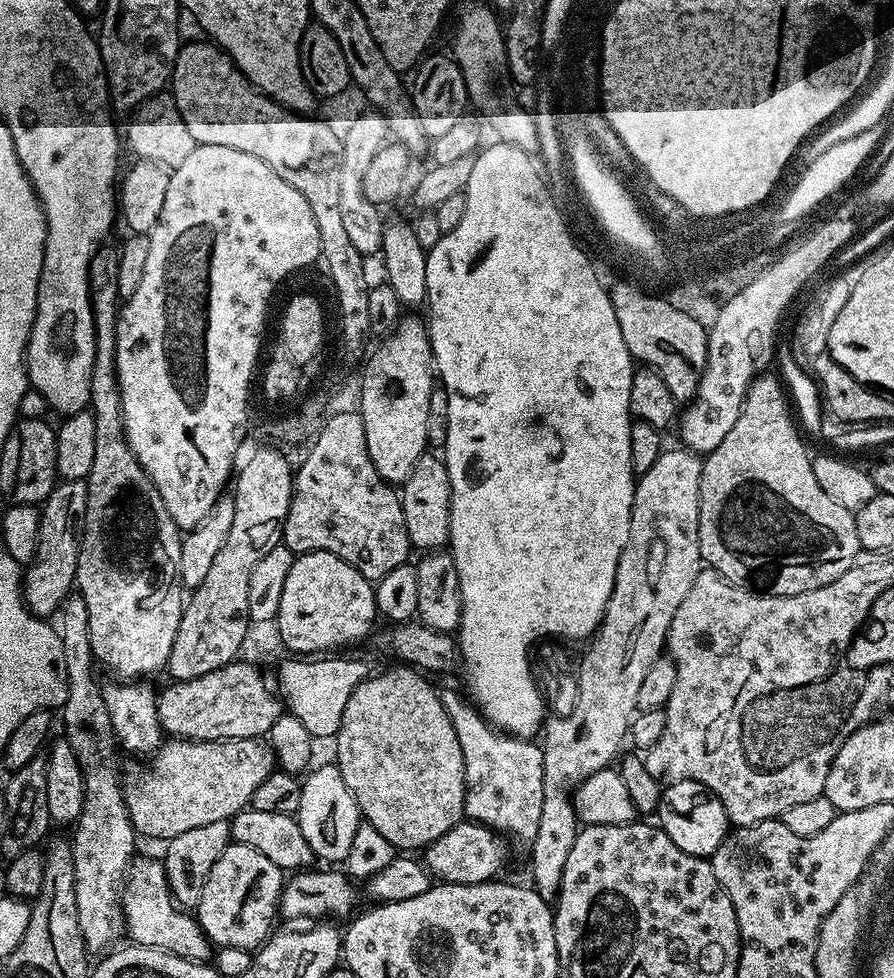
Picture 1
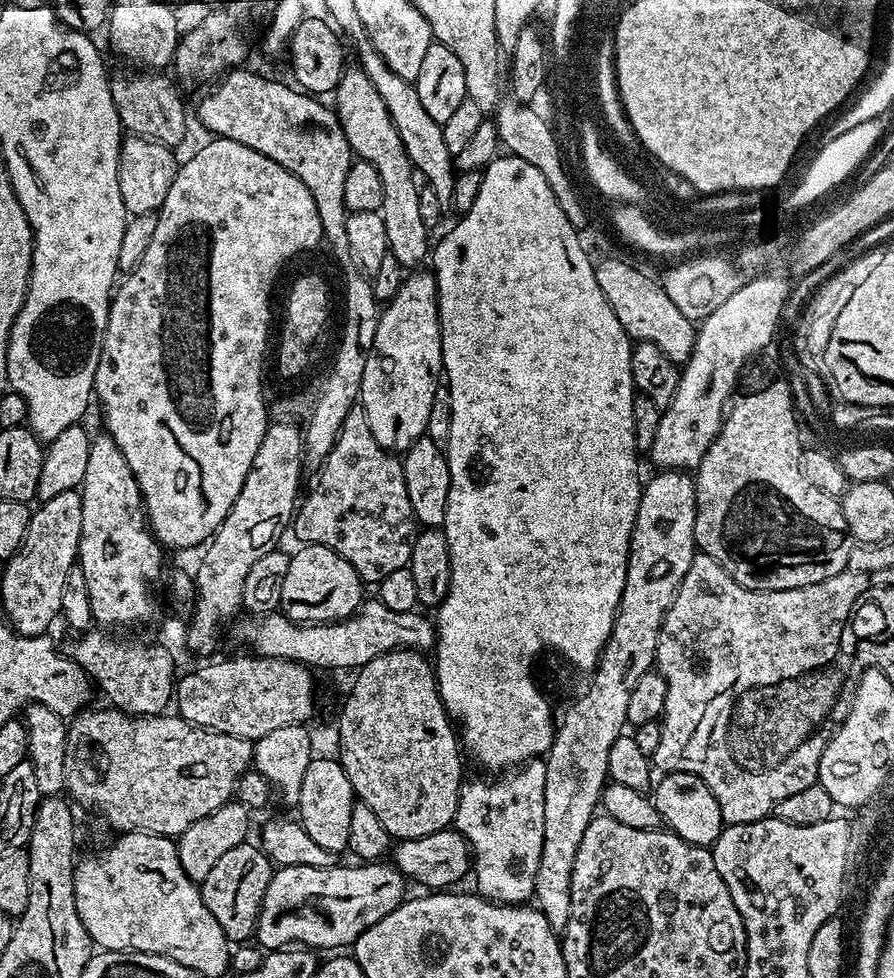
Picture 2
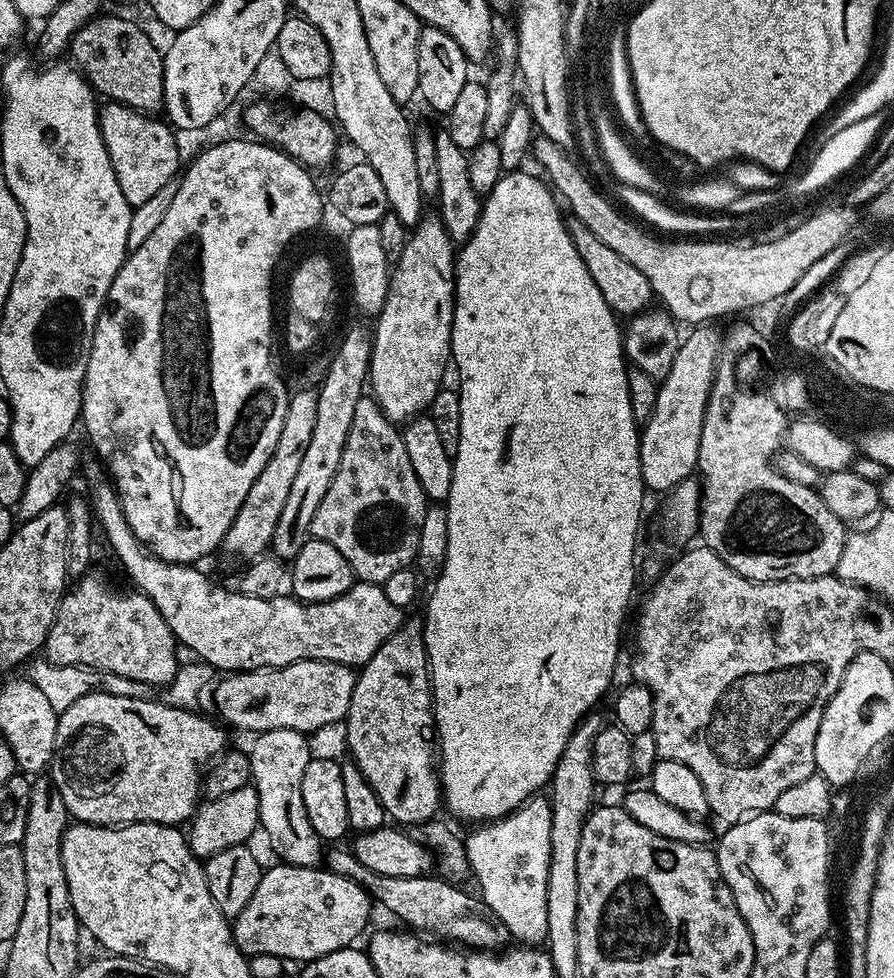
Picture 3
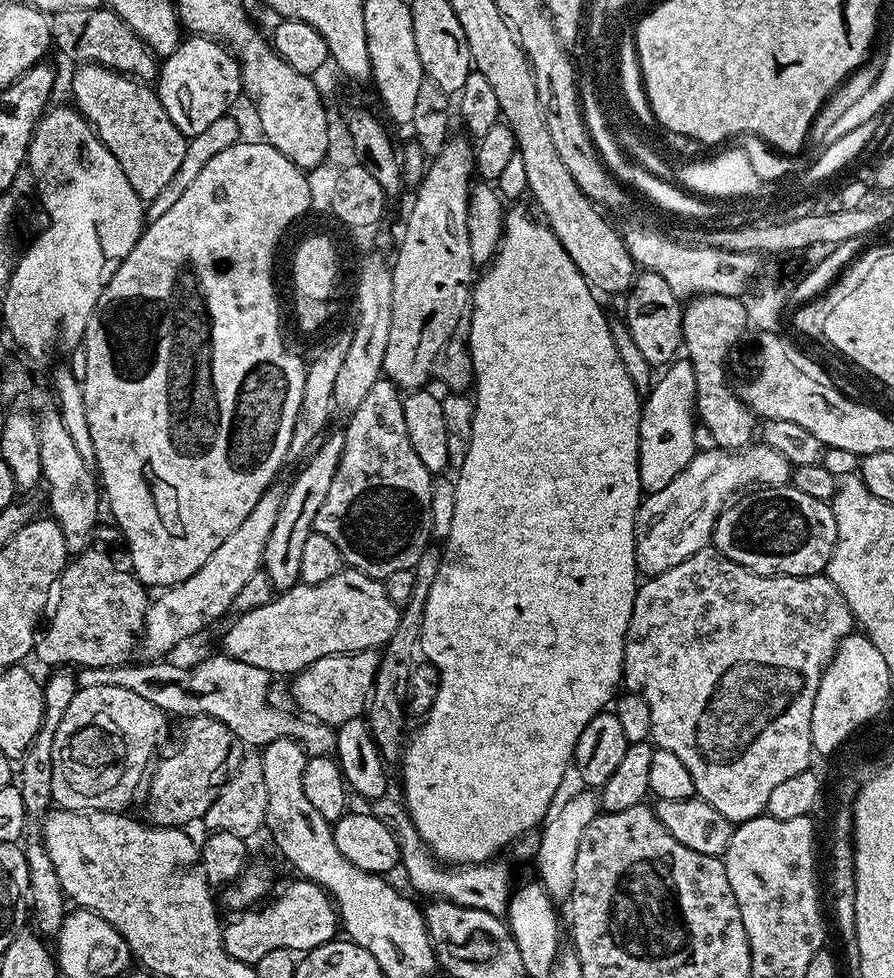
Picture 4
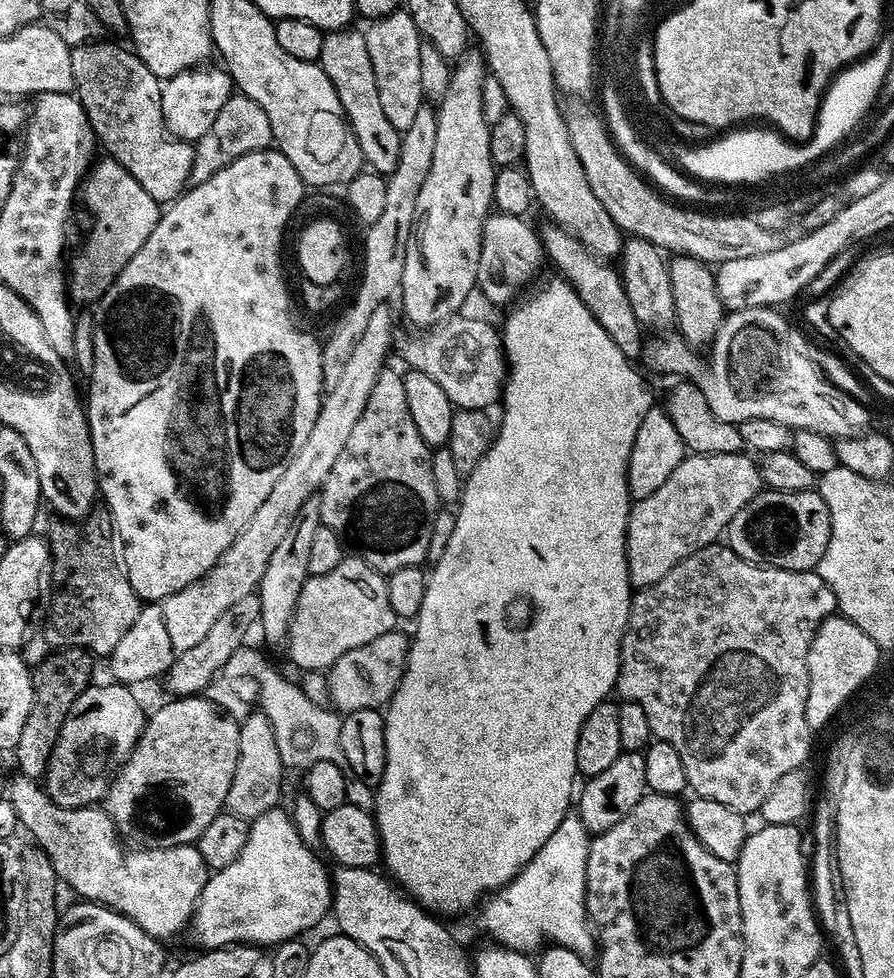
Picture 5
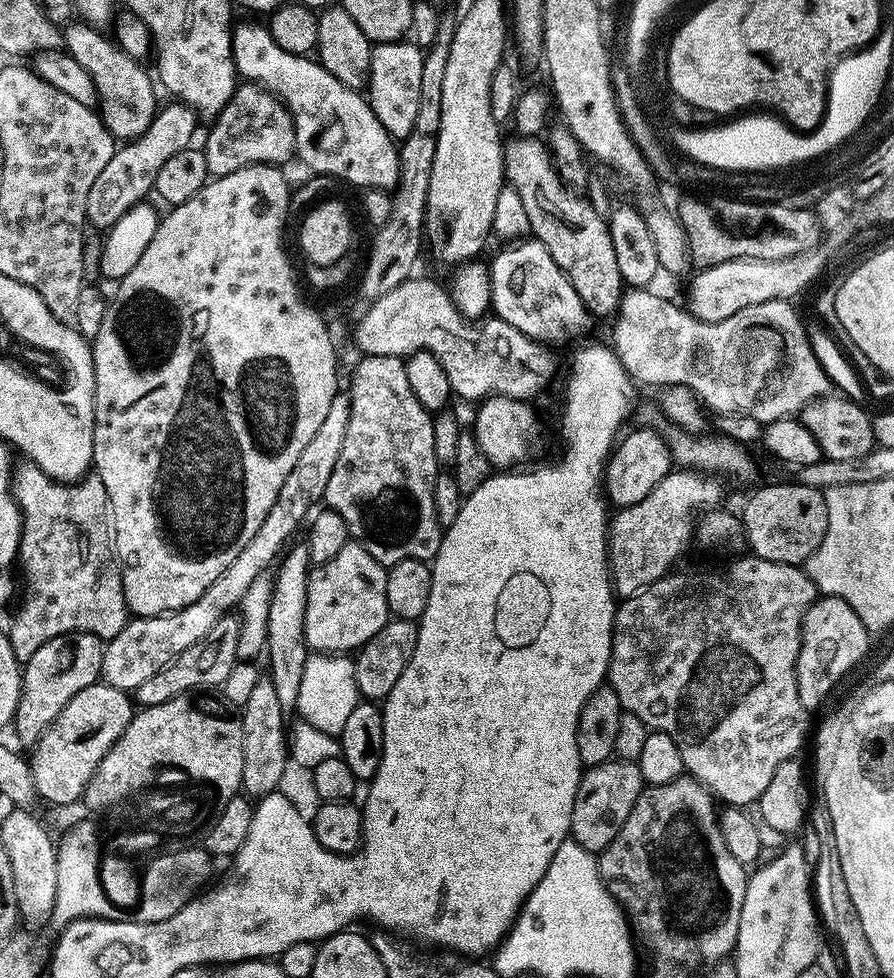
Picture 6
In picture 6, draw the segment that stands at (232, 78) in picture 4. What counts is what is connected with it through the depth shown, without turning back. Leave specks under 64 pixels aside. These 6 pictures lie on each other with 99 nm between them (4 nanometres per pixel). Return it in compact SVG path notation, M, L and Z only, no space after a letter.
M172 102L159 109L150 126L137 140L129 140L123 146L117 147L114 158L106 162L102 174L98 174L94 186L90 186L90 198L86 198L87 223L101 230L107 230L145 199L147 192L151 193L156 187L158 170L170 162L180 152L193 143L196 136L196 120L198 114L194 109L183 102Z

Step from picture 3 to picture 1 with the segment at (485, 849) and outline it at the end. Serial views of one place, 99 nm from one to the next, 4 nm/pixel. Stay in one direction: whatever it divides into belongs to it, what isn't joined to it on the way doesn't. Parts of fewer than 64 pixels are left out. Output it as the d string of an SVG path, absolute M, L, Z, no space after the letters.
M452 688L443 689L440 692L440 701L450 718L450 726L454 726L454 734L458 734L458 746L462 746L465 817L475 820L478 824L485 824L493 832L501 833L505 837L513 836L516 840L531 842L534 834L538 834L538 818L542 818L544 749L535 739L510 736L507 732L495 728L484 719L480 711L473 707L463 695L461 696Z

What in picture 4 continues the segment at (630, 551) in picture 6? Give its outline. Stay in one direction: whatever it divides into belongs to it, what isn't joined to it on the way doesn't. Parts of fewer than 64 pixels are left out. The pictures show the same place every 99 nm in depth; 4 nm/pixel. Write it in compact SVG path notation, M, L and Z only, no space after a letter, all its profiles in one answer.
M755 443L733 452L723 452L720 446L712 446L716 448L709 452L697 451L690 466L670 486L641 499L636 515L636 567L645 577L662 574L670 566L678 566L678 562L686 562L690 554L709 547L718 518L737 494L757 486L783 488L791 481L792 463L782 458L778 450Z

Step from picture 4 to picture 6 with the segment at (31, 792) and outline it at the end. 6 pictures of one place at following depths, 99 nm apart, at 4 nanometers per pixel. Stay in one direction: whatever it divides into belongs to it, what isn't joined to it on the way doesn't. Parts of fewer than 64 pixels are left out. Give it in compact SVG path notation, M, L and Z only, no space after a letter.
M71 632L50 638L50 642L42 642L42 646L38 646L38 650L34 650L34 654L23 661L24 681L11 727L16 728L16 740L25 750L36 747L44 731L56 721L62 710L66 710L70 698L74 698L78 690L86 690L86 686L100 680L104 645L105 641L89 632Z

